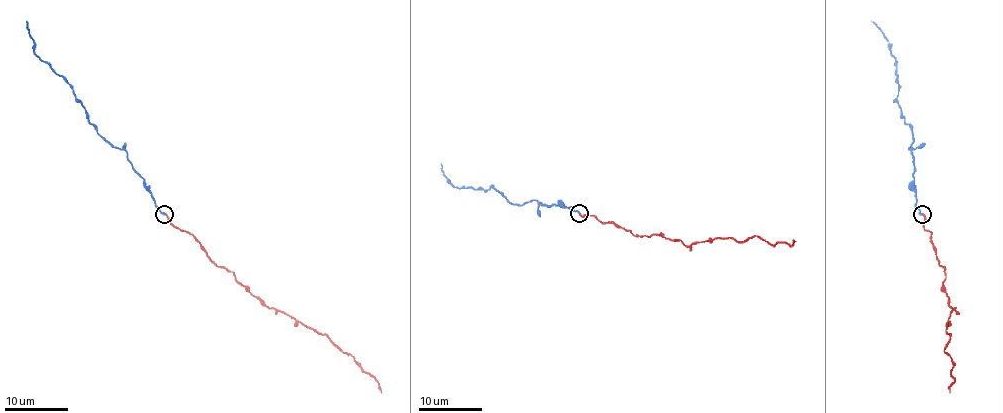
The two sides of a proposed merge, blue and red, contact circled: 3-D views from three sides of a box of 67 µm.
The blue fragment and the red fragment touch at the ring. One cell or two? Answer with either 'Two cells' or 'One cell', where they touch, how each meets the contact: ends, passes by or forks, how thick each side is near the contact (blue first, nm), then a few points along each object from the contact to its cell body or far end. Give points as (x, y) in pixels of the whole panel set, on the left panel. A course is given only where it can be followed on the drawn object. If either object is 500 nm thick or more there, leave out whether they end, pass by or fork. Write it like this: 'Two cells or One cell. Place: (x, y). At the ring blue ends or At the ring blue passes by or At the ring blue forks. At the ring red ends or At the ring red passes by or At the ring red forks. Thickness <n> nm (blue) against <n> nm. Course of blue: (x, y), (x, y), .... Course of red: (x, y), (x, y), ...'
One cell. Place: (164, 214). At the ring blue ends. At the ring red ends. Thickness 240 nm (blue) against 190 nm. Course of blue: (164, 213), (128, 153), (99, 134), (72, 87), (34, 52), (26, 20). Course of red: (166, 213), (173, 224), (189, 232), (210, 259), (230, 270), (265, 303), (325, 335), (378, 381), (381, 392)

